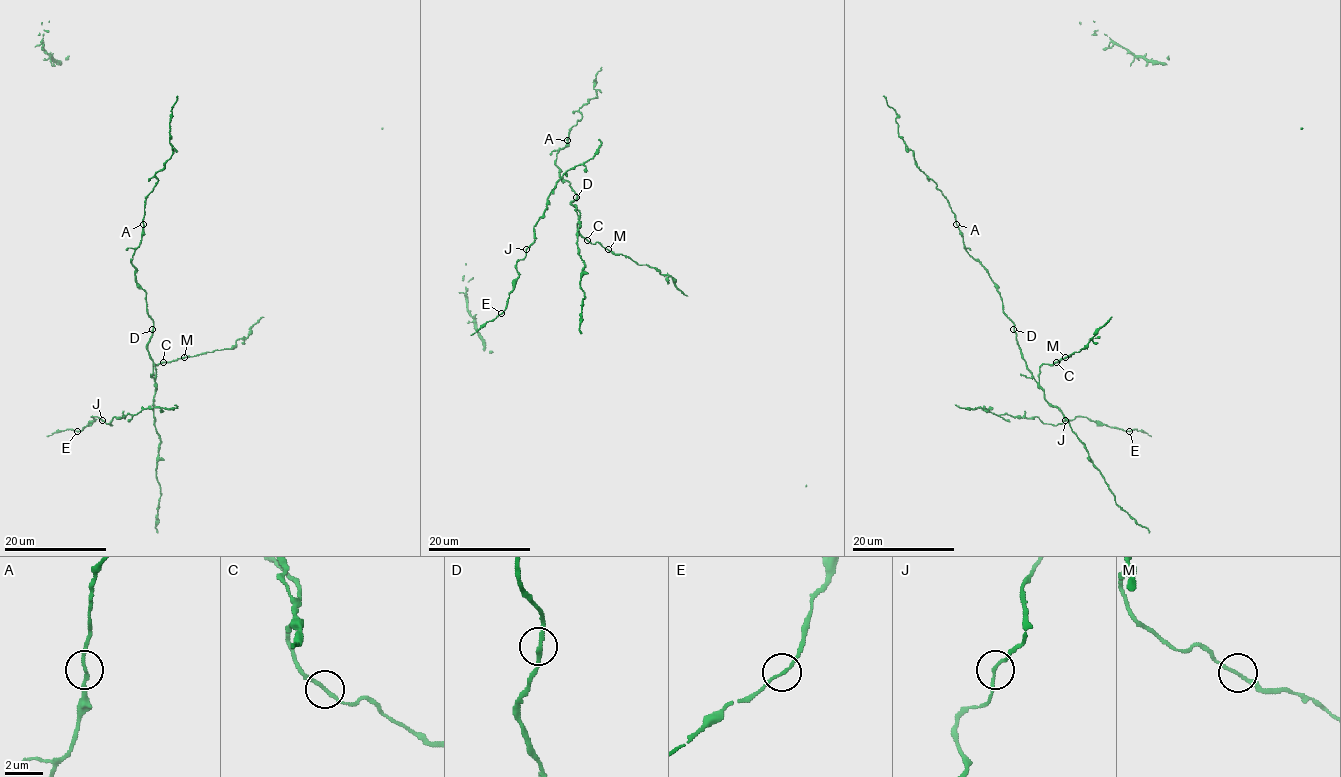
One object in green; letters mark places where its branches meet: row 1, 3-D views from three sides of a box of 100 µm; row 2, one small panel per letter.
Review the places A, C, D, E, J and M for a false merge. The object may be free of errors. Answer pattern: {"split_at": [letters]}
{"split_at": ["A"]}

